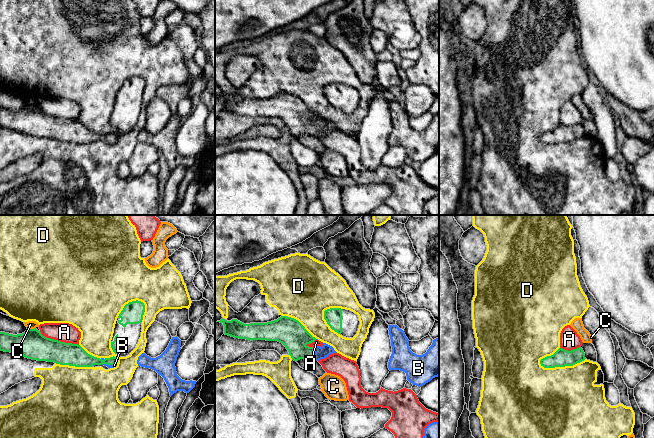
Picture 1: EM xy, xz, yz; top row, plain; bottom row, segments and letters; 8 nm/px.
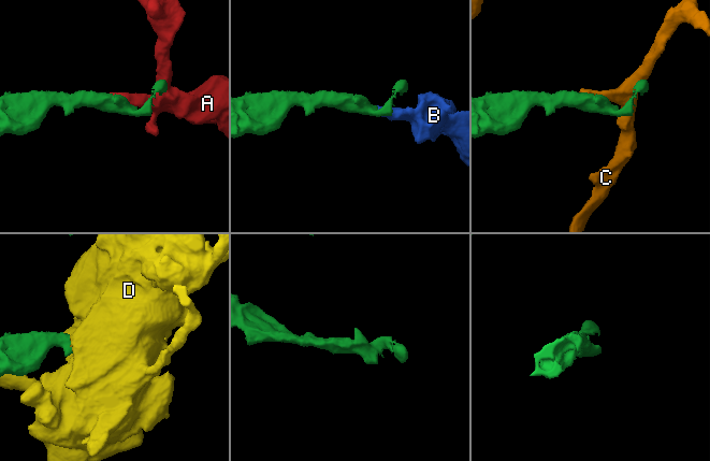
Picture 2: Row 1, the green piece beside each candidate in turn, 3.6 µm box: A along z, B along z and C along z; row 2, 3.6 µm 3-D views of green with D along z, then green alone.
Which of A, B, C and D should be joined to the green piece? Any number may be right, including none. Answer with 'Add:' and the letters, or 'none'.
Add: B

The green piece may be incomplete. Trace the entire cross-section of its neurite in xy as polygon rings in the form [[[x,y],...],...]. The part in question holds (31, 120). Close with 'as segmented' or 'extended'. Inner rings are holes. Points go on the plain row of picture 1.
[[[27,105],[22,110],[0,108],[0,127],[17,130],[37,137],[54,138],[75,143],[104,141],[117,142],[118,134],[97,134],[88,130],[80,121],[50,115],[35,105]]]; extended

